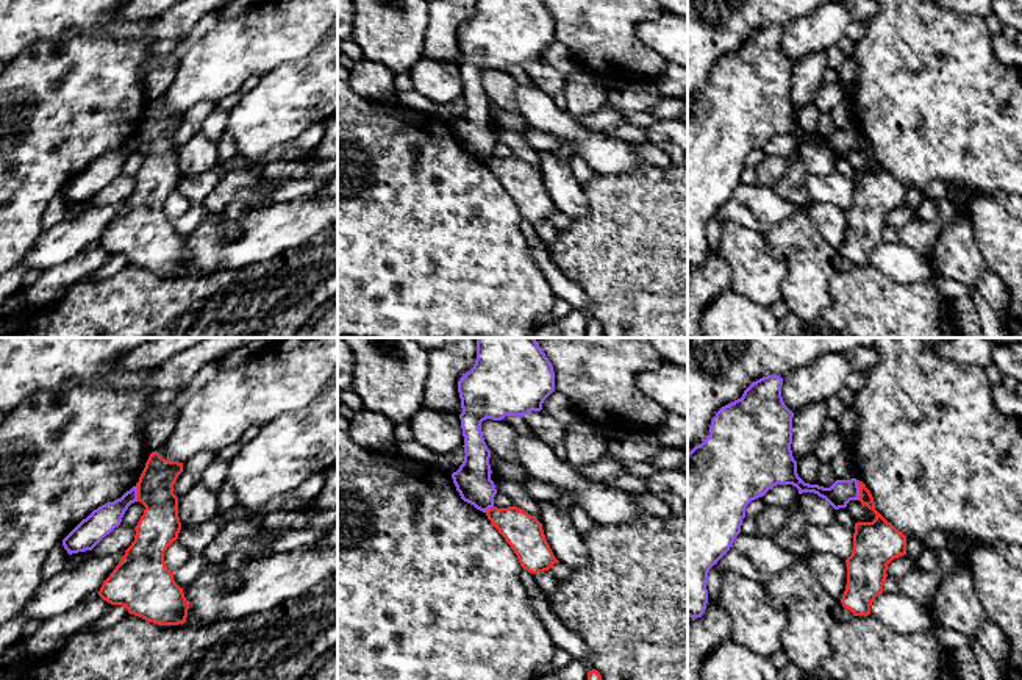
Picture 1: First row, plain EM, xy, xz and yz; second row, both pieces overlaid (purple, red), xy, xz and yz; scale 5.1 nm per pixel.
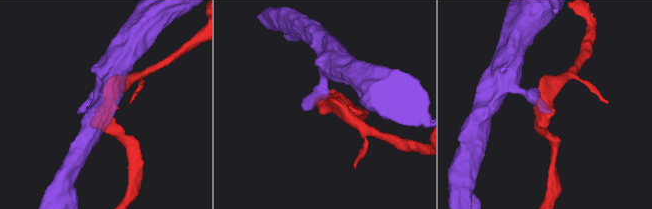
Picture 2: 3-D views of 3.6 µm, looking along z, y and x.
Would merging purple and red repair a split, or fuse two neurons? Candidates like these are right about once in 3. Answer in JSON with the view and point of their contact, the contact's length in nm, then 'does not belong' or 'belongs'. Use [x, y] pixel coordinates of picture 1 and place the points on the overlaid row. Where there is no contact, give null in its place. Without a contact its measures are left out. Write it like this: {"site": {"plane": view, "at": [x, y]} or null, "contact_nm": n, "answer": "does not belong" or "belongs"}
{"site": {"plane": "yz", "at": [858, 490]}, "contact_nm": 110, "answer": "does not belong"}

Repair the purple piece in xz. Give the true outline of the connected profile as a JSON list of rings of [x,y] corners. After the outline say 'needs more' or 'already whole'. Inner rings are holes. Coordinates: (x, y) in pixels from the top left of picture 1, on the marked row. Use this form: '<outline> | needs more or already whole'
[[[534,338],[475,339],[475,364],[458,381],[466,455],[452,478],[461,499],[486,513],[497,489],[481,422],[541,411],[555,391],[555,372]]] | already whole

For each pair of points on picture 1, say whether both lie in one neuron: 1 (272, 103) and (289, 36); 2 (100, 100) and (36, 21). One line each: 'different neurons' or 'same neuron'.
1: different neurons
2: different neurons

